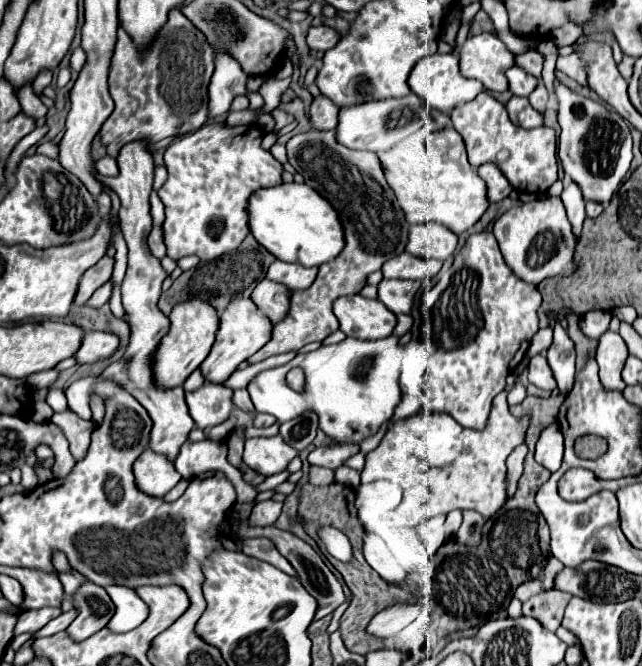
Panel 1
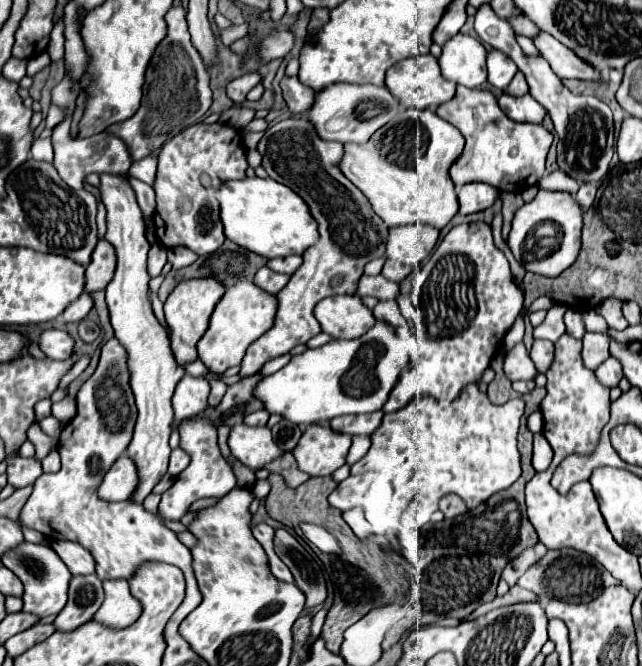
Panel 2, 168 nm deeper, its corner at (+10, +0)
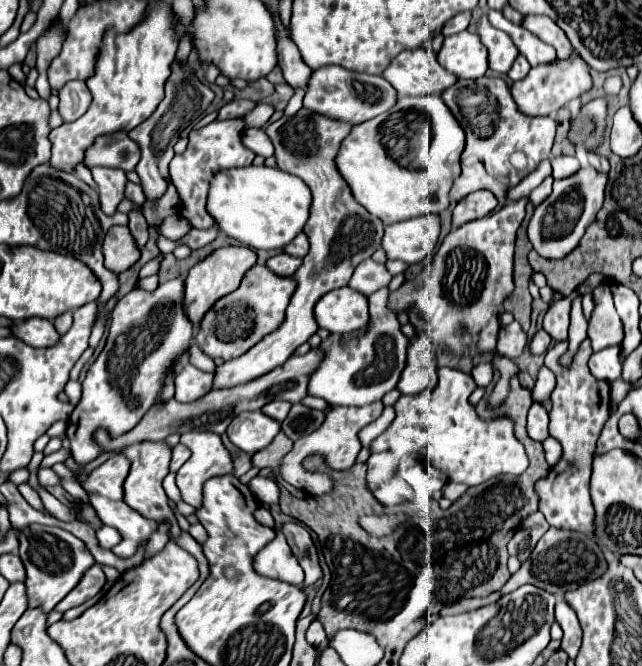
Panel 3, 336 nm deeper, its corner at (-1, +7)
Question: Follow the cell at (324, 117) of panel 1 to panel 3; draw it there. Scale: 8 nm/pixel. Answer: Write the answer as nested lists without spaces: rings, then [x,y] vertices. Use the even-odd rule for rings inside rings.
[[[268,9],[272,13],[272,19],[276,19],[276,37],[278,37],[278,67],[284,73],[284,79],[290,87],[306,87],[304,83],[310,79],[312,69],[308,65],[304,65],[296,45],[290,41],[290,35],[286,31],[286,27],[280,21],[280,15],[272,9]]]

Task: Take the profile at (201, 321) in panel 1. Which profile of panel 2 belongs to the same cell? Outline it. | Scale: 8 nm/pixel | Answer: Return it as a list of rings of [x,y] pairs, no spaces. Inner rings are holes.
[[[197,278],[197,280],[185,280],[175,286],[175,290],[169,294],[165,300],[165,320],[169,326],[169,340],[171,340],[171,350],[179,366],[185,366],[189,362],[195,362],[197,358],[197,342],[209,328],[209,318],[223,296],[223,286],[215,278]]]

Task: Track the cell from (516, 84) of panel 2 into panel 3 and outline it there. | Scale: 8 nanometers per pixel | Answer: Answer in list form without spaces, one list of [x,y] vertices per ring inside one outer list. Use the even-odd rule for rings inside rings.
[[[518,55],[516,61],[512,63],[512,71],[508,71],[508,77],[512,81],[520,81],[520,79],[524,79],[528,75],[528,71],[530,71],[530,65],[528,65],[526,57],[524,55]]]

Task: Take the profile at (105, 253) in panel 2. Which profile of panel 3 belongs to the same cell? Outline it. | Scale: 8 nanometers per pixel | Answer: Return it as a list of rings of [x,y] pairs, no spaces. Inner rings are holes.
[[[114,225],[112,229],[108,229],[102,251],[104,251],[104,265],[108,265],[108,269],[114,273],[126,271],[140,259],[140,249],[134,237],[130,235],[128,227],[124,225]]]

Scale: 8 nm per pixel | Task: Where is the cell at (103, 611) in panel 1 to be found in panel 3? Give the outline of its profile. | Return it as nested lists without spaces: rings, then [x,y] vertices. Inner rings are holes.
[[[92,565],[84,573],[80,583],[72,589],[72,593],[68,593],[68,597],[64,597],[64,601],[60,601],[60,605],[56,605],[56,611],[64,613],[64,611],[68,611],[68,609],[72,609],[76,605],[82,605],[86,599],[90,599],[96,593],[100,593],[104,583],[106,583],[106,577],[104,577],[102,569],[98,565]]]

